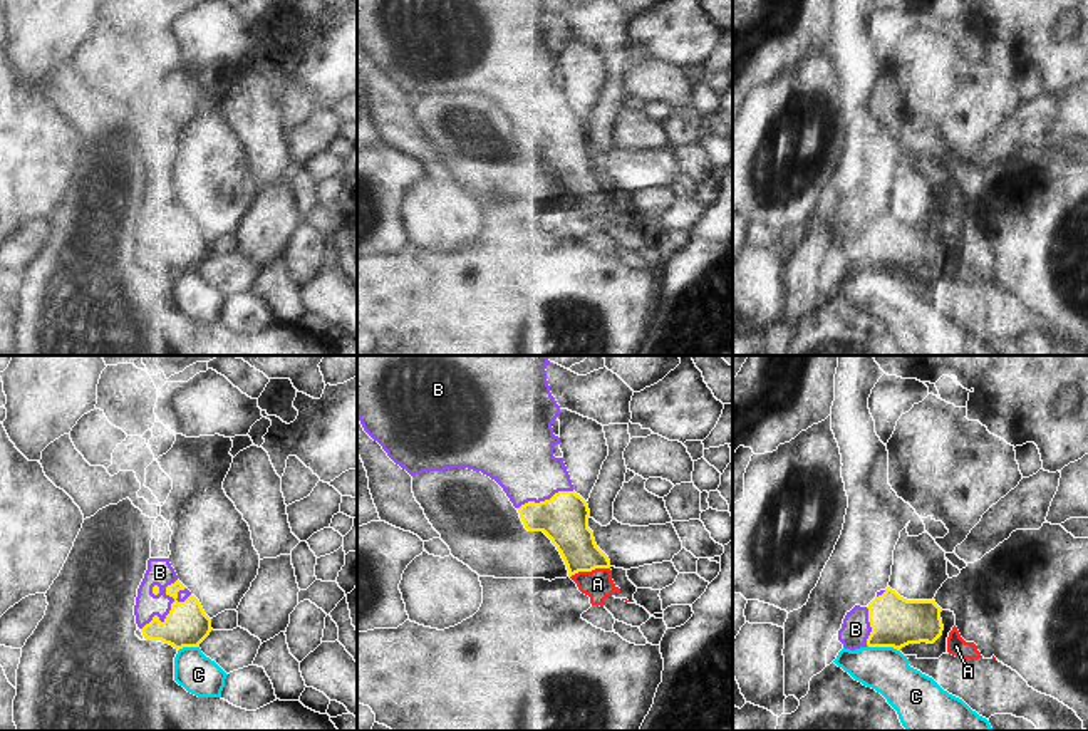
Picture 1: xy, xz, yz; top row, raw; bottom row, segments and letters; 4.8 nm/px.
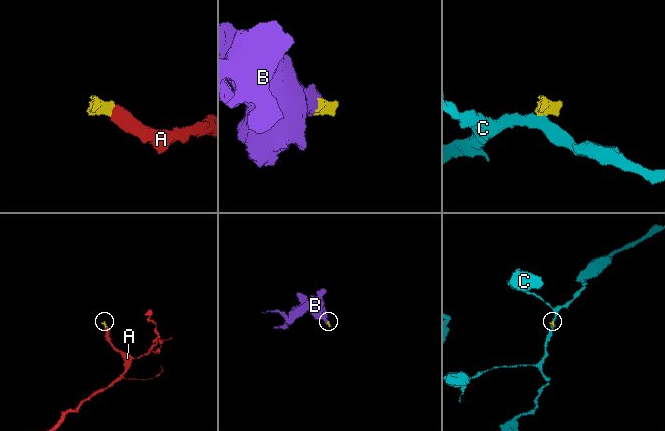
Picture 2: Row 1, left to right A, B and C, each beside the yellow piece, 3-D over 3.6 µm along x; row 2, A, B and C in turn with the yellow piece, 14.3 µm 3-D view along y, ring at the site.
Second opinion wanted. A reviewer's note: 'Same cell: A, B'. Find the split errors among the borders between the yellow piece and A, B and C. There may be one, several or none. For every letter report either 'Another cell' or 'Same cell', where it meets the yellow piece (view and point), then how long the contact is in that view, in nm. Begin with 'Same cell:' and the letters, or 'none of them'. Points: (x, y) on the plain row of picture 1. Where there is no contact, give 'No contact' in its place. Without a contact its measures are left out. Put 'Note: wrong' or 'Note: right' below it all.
Same cell: A, B
A: Same cell. Touches yellow at xz (589, 195). Shared border 200 nm
B: Same cell. Touches yellow at xy (171, 233). Shared border 300 nm
C: Another cell. Touches yellow at yz (884, 270). Shared border 160 nm
Note: right

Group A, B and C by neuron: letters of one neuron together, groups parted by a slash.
A B / C

